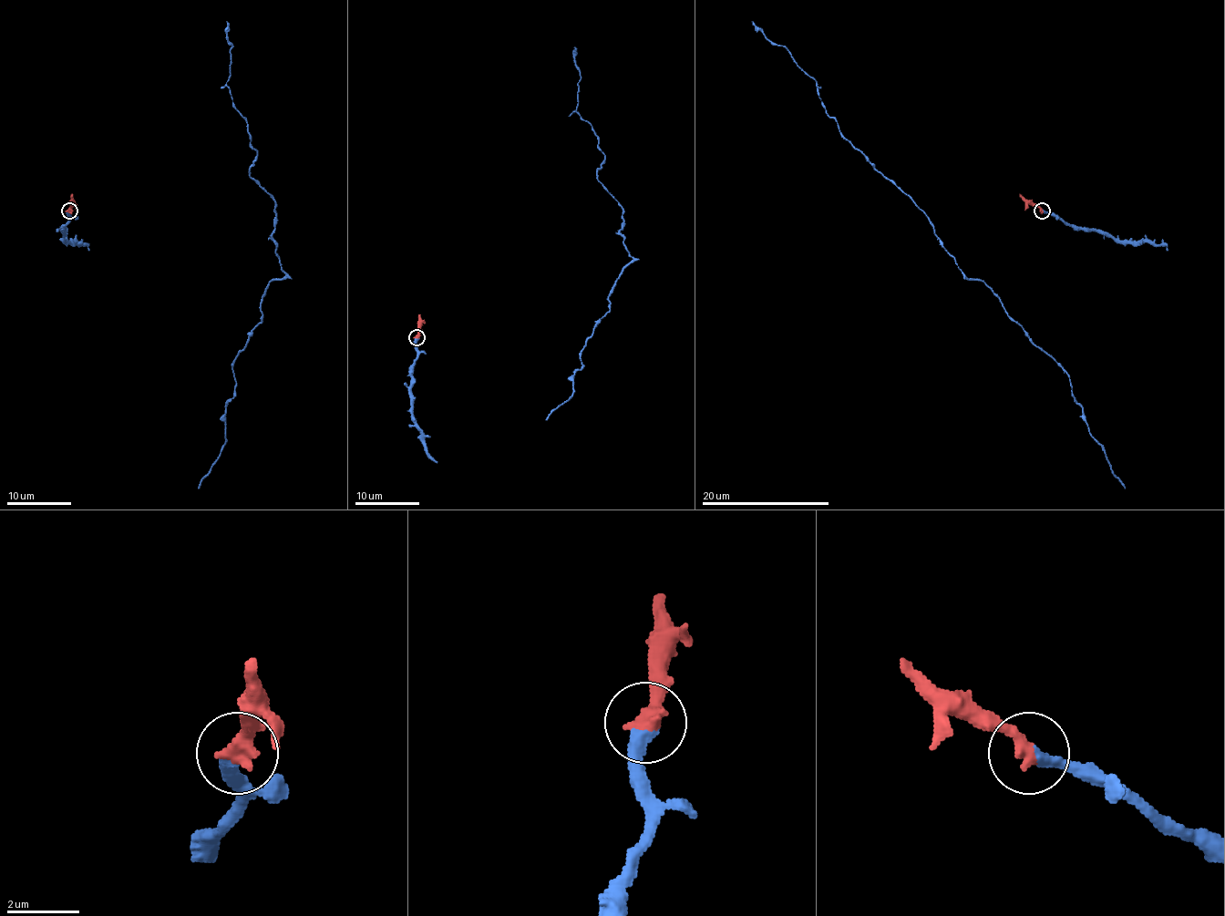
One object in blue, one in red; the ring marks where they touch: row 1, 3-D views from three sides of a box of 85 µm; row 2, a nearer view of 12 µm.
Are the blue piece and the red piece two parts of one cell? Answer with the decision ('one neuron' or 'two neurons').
one neuron

